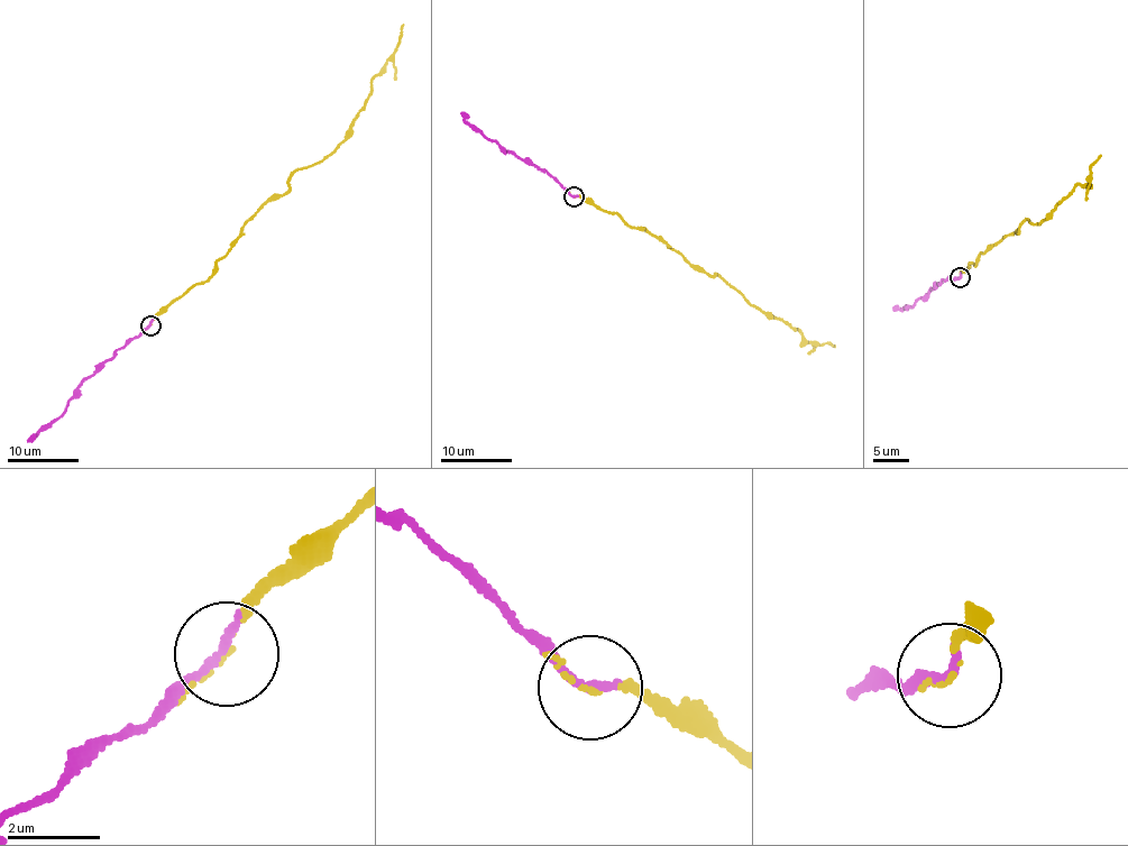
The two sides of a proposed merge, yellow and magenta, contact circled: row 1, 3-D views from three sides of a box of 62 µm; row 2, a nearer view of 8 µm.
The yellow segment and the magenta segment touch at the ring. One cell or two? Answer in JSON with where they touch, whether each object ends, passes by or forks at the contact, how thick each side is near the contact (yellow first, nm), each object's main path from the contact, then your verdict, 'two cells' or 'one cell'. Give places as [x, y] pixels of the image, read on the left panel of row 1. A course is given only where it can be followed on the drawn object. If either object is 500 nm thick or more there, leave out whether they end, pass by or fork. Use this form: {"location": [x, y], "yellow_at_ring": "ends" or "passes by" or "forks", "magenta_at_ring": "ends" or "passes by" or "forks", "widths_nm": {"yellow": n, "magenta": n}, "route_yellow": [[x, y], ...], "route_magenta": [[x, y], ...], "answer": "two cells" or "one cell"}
{"location": [150, 325], "yellow_at_ring": "passes by", "magenta_at_ring": "ends", "widths_nm": {"yellow": 50, "magenta": 200}, "route_yellow": [[149, 325], [211, 277], [245, 223], [289, 189], [293, 173], [345, 139], [395, 52], [402, 25]], "route_magenta": [[149, 325], [82, 382], [63, 414], [28, 441]], "answer": "one cell"}

